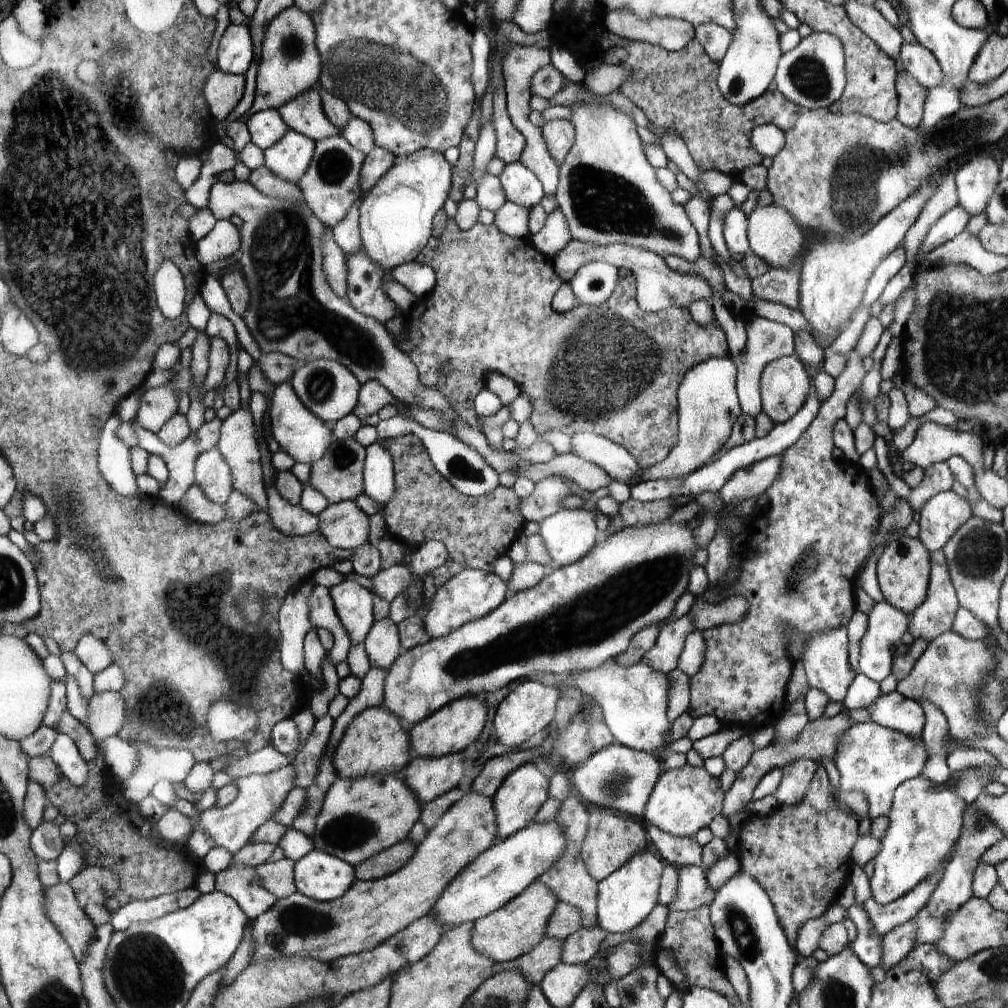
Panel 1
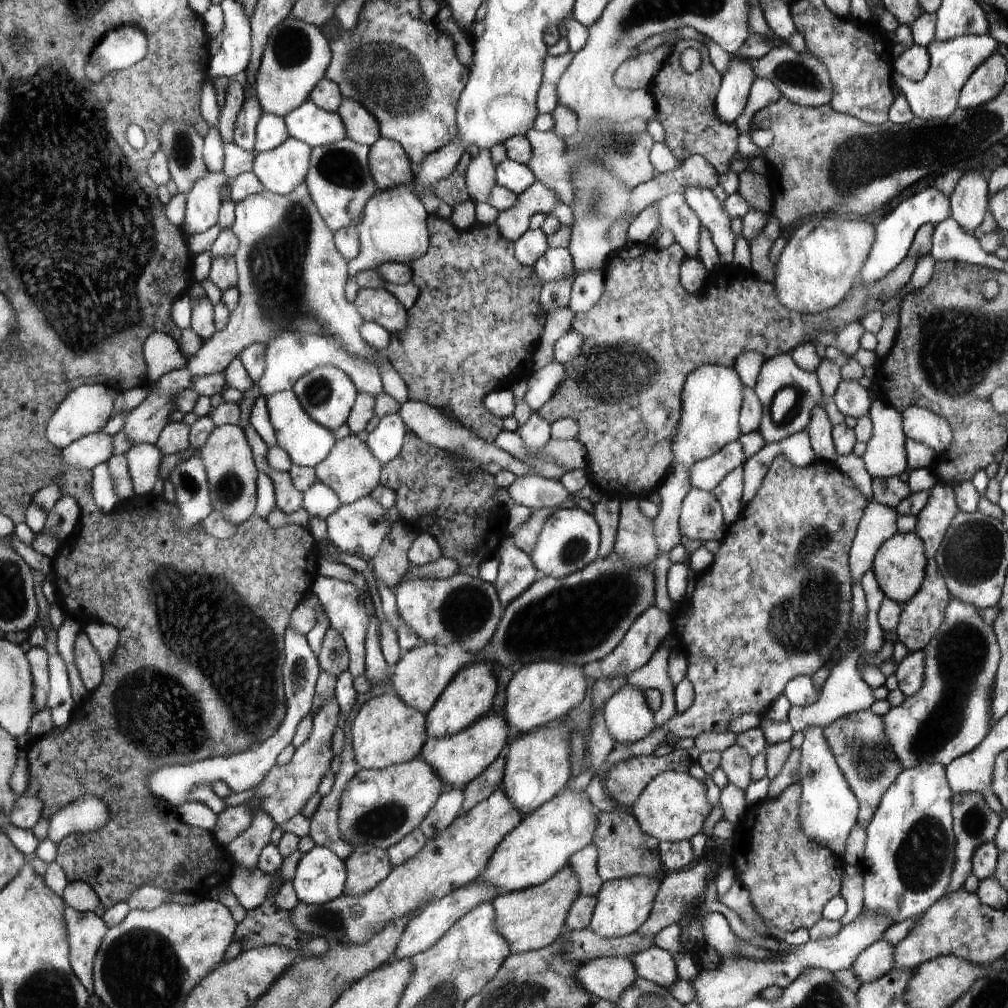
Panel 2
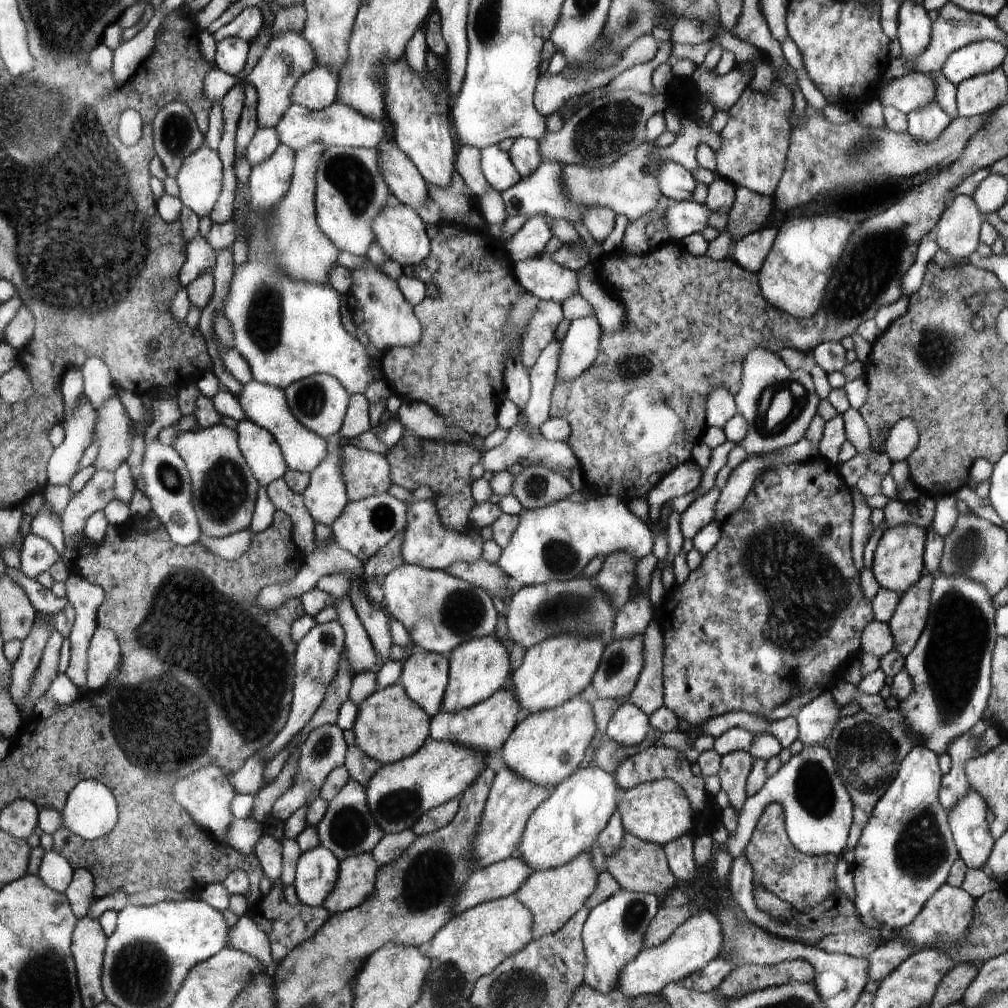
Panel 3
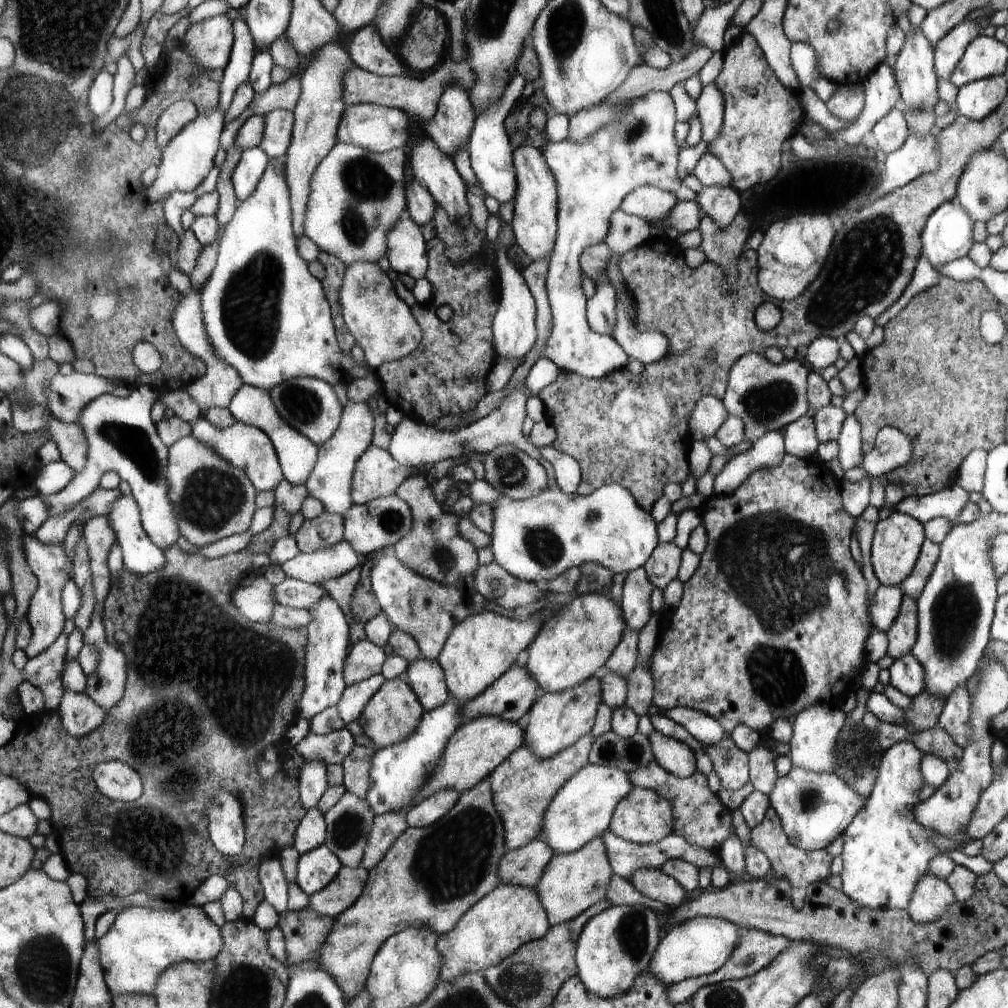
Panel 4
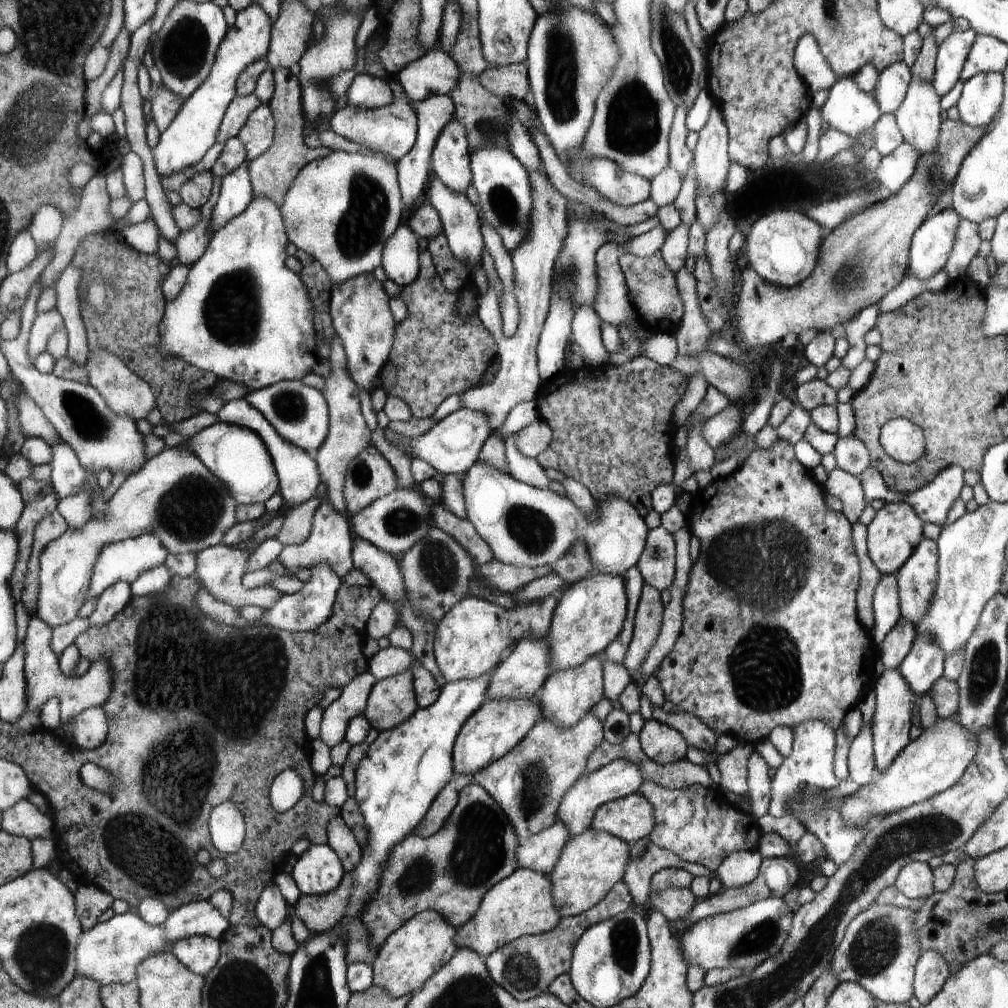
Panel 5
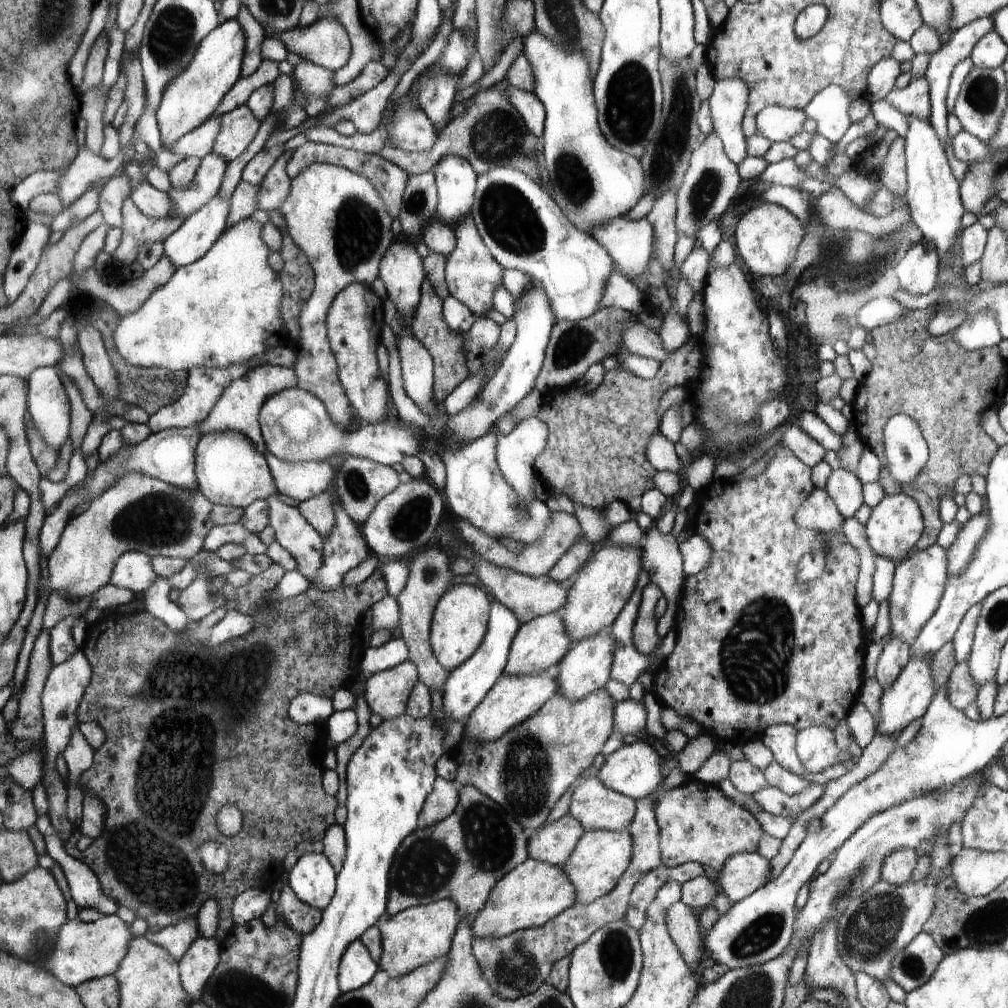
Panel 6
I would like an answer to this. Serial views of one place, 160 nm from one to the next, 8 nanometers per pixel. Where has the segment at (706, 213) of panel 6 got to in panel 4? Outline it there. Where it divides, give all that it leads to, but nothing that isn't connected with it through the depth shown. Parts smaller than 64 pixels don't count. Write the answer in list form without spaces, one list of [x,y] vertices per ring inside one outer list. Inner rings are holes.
[[[708,83],[703,86],[697,104],[697,114],[702,122],[702,139],[707,144],[720,134],[723,123],[725,102],[722,91],[714,84]]]

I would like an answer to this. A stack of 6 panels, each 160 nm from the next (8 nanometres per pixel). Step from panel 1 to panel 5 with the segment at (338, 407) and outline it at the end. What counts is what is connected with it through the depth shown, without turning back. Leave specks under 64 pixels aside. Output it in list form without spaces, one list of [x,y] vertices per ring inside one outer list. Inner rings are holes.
[[[301,380],[282,381],[257,391],[250,391],[246,397],[264,415],[264,418],[286,440],[314,454],[325,444],[329,434],[329,405],[321,391],[302,383]]]

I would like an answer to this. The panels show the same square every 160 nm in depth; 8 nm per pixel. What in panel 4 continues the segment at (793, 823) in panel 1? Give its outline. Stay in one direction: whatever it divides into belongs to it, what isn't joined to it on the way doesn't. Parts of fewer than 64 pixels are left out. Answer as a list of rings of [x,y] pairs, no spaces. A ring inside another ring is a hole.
[[[771,806],[766,810],[764,820],[751,830],[750,837],[751,845],[768,857],[774,876],[785,878],[791,884],[791,901],[797,909],[802,908],[808,888],[814,883],[828,880],[831,875],[830,864],[833,856],[826,849],[805,851],[801,847],[794,846],[788,840],[780,815]]]

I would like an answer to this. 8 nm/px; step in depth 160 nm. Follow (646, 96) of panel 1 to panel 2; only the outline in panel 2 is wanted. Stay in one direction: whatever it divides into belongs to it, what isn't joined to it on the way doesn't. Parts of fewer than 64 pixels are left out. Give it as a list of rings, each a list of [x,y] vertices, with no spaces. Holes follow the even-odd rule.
[[[678,40],[648,87],[656,105],[654,117],[664,129],[665,145],[672,151],[674,161],[680,164],[689,156],[700,155],[721,175],[730,168],[731,162],[740,158],[737,148],[741,133],[735,123],[723,121],[716,113],[715,102],[721,86],[721,74],[714,68],[708,51],[702,41]],[[686,48],[697,48],[702,54],[702,65],[693,74],[686,73],[680,65],[680,55]]]

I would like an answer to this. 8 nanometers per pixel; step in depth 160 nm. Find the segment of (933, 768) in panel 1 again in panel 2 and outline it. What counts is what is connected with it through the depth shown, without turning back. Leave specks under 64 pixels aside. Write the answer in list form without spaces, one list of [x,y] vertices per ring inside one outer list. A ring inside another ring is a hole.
[[[925,649],[908,653],[899,662],[899,668],[896,670],[896,678],[898,680],[898,689],[900,689],[905,697],[914,696],[924,684],[925,677]]]

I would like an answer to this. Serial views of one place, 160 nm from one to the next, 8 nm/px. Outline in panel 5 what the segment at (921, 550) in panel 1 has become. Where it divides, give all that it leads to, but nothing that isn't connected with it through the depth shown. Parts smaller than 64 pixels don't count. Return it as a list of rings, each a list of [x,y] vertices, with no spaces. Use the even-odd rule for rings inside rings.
[[[905,502],[885,503],[876,511],[866,528],[870,560],[882,575],[898,573],[924,540],[924,521],[913,507]]]

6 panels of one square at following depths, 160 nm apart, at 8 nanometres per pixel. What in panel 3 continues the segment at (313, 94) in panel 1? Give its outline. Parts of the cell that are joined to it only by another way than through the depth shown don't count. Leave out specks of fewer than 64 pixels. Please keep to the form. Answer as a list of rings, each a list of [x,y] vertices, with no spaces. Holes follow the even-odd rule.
[[[338,102],[332,103],[319,111],[292,104],[282,115],[275,129],[280,137],[281,144],[292,147],[295,152],[317,143],[325,147],[366,147],[367,149],[376,149],[381,145],[381,142],[390,139],[390,131],[386,123],[374,122],[356,109],[350,108],[350,105],[342,105]]]

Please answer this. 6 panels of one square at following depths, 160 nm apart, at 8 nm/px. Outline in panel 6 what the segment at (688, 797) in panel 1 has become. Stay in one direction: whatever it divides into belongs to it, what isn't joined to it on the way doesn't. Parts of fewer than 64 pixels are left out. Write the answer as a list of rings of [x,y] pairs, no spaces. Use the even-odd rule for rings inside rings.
[[[595,774],[587,776],[573,792],[569,813],[581,822],[584,830],[626,831],[635,820],[638,802],[626,795],[617,793],[597,779]]]

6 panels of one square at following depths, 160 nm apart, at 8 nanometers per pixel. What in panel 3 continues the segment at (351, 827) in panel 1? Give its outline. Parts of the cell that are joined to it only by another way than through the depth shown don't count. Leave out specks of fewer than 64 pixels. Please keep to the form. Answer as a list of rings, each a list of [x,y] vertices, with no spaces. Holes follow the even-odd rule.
[[[428,739],[412,756],[392,764],[381,765],[374,772],[365,786],[366,802],[370,814],[385,834],[401,833],[403,830],[412,829],[418,818],[428,813],[430,809],[436,809],[437,806],[444,805],[445,802],[452,801],[454,797],[464,793],[481,776],[481,772],[486,768],[486,761],[483,755],[464,745]]]

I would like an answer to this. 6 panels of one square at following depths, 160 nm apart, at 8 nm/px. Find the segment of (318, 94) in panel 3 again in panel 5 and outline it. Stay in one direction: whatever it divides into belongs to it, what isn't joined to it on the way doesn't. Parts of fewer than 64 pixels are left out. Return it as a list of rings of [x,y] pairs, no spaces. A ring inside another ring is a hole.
[[[238,95],[228,108],[228,114],[221,126],[219,141],[228,142],[232,137],[240,135],[249,116],[262,105],[264,104],[261,104],[256,95]]]

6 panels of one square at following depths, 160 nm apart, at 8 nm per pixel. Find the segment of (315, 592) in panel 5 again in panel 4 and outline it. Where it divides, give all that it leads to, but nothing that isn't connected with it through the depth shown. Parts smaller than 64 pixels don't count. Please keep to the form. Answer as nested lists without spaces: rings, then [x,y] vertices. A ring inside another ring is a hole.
[[[331,596],[323,598],[310,610],[312,622],[308,629],[308,644],[306,644],[306,666],[304,666],[304,684],[300,700],[298,700],[299,718],[311,721],[318,712],[328,706],[334,706],[341,699],[344,689],[343,666],[348,659],[350,628],[337,602]]]

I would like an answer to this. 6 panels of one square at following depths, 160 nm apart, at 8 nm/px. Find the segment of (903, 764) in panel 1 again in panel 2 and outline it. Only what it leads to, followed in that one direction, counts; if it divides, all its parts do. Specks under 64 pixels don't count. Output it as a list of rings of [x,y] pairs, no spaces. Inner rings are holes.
[[[951,598],[946,618],[938,634],[925,646],[925,677],[922,688],[896,708],[883,716],[883,729],[894,756],[900,761],[902,770],[913,769],[922,764],[938,763],[948,766],[962,755],[977,748],[989,734],[989,708],[992,686],[996,681],[997,668],[1002,650],[996,631],[978,616],[977,608],[964,601]]]

